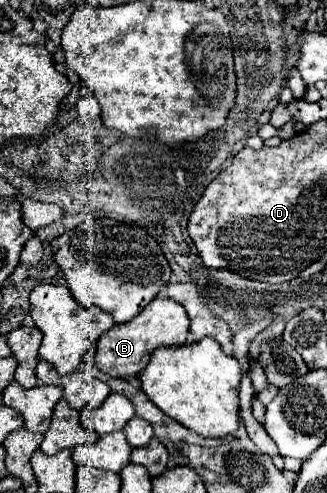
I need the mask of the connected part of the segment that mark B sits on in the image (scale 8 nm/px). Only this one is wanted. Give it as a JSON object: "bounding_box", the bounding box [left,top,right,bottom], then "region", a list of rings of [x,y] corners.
{"bounding_box":[95,296,189,378],"region":[[[157,296],[149,306],[145,306],[145,310],[141,310],[141,314],[137,314],[137,318],[121,326],[115,324],[113,328],[109,328],[109,332],[105,332],[99,338],[95,350],[95,366],[101,372],[115,378],[137,376],[147,366],[149,356],[155,348],[181,346],[187,340],[187,332],[189,332],[189,316],[185,314],[183,306],[179,306],[171,298]]]}

